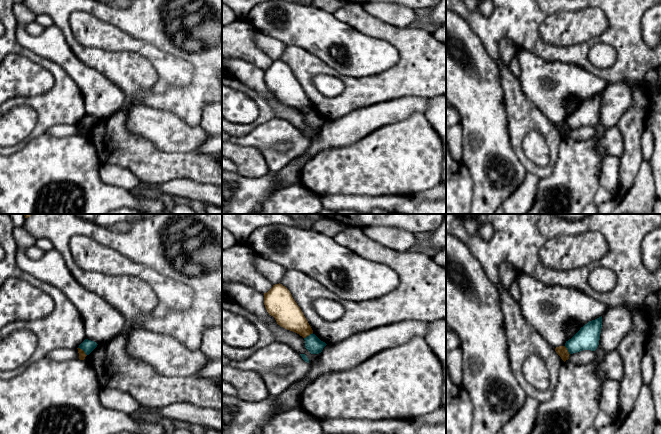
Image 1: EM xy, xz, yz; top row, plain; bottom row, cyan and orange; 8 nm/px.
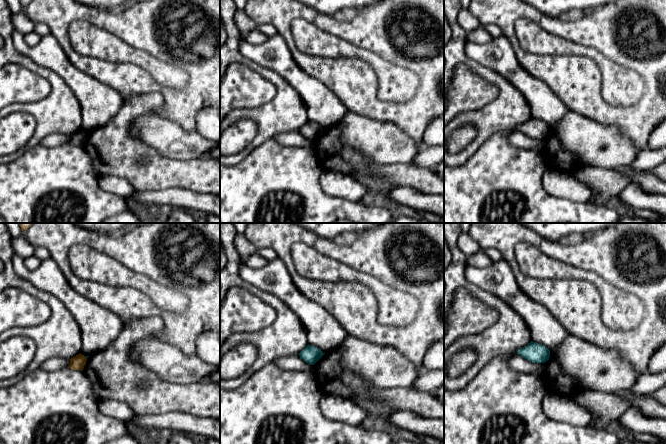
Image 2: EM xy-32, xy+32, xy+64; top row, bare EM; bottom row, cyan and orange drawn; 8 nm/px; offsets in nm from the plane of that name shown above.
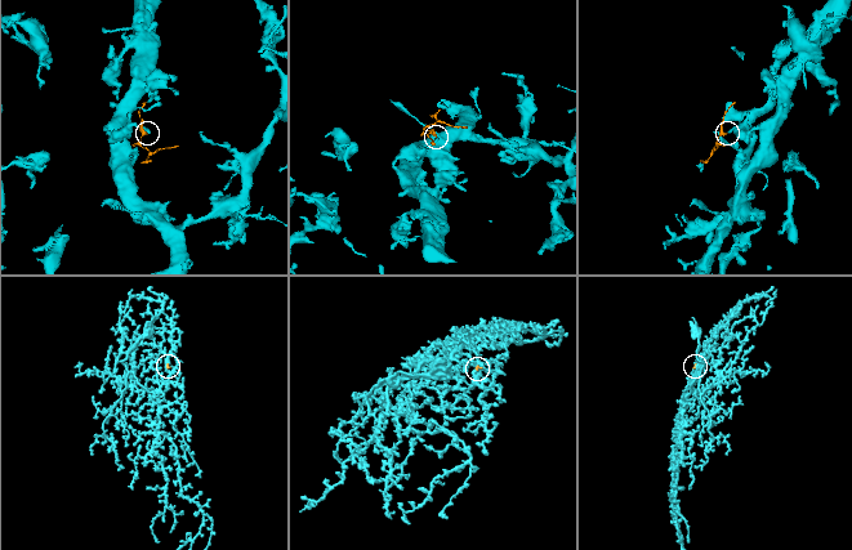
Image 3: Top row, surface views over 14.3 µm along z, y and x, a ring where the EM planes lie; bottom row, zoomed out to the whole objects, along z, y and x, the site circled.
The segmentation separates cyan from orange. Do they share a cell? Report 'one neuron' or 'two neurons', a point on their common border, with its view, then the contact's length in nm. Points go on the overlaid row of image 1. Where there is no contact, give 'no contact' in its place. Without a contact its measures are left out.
two neurons; contact xy (83, 350); length 100 nm

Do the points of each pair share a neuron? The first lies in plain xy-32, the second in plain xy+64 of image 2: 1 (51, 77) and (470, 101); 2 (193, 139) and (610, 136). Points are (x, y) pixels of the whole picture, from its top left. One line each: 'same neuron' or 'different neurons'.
1: different neurons
2: same neuron

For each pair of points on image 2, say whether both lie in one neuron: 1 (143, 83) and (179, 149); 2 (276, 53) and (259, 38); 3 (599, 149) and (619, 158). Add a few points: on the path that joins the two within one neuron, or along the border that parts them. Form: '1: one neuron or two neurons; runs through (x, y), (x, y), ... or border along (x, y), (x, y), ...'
1: two neurons; border along (156, 115), (175, 121), (182, 128)
2: two neurons; border along (243, 37), (254, 44), (261, 44), (268, 38)
3: one neuron; runs through (604, 149), (609, 149), (614, 153)

